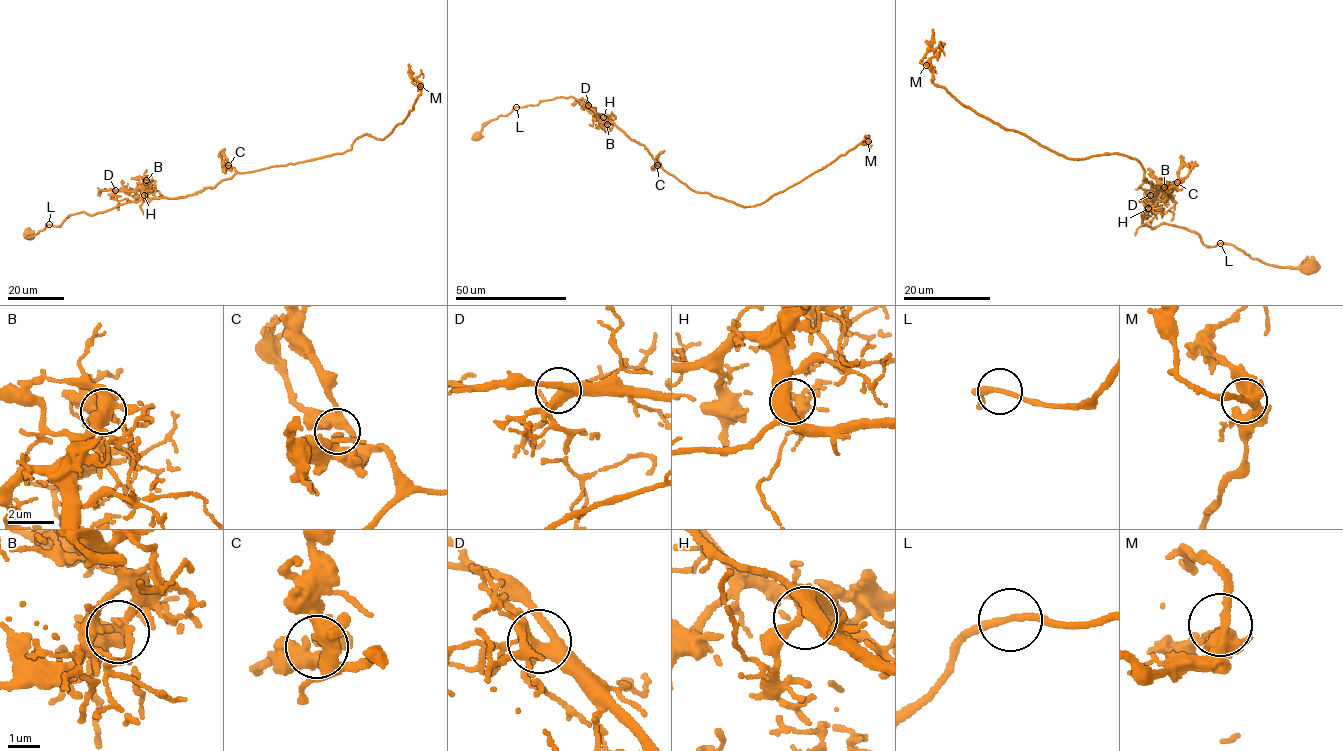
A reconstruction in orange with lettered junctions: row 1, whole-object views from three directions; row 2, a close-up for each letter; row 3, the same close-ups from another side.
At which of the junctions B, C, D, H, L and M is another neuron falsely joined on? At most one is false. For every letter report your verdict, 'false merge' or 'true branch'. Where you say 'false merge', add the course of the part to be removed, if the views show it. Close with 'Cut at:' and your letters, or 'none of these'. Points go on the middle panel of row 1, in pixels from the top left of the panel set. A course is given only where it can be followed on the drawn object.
B: true branch
C: true branch
D: true branch
H: true branch
L: true branch
M: true branch
Cut at: none of these

